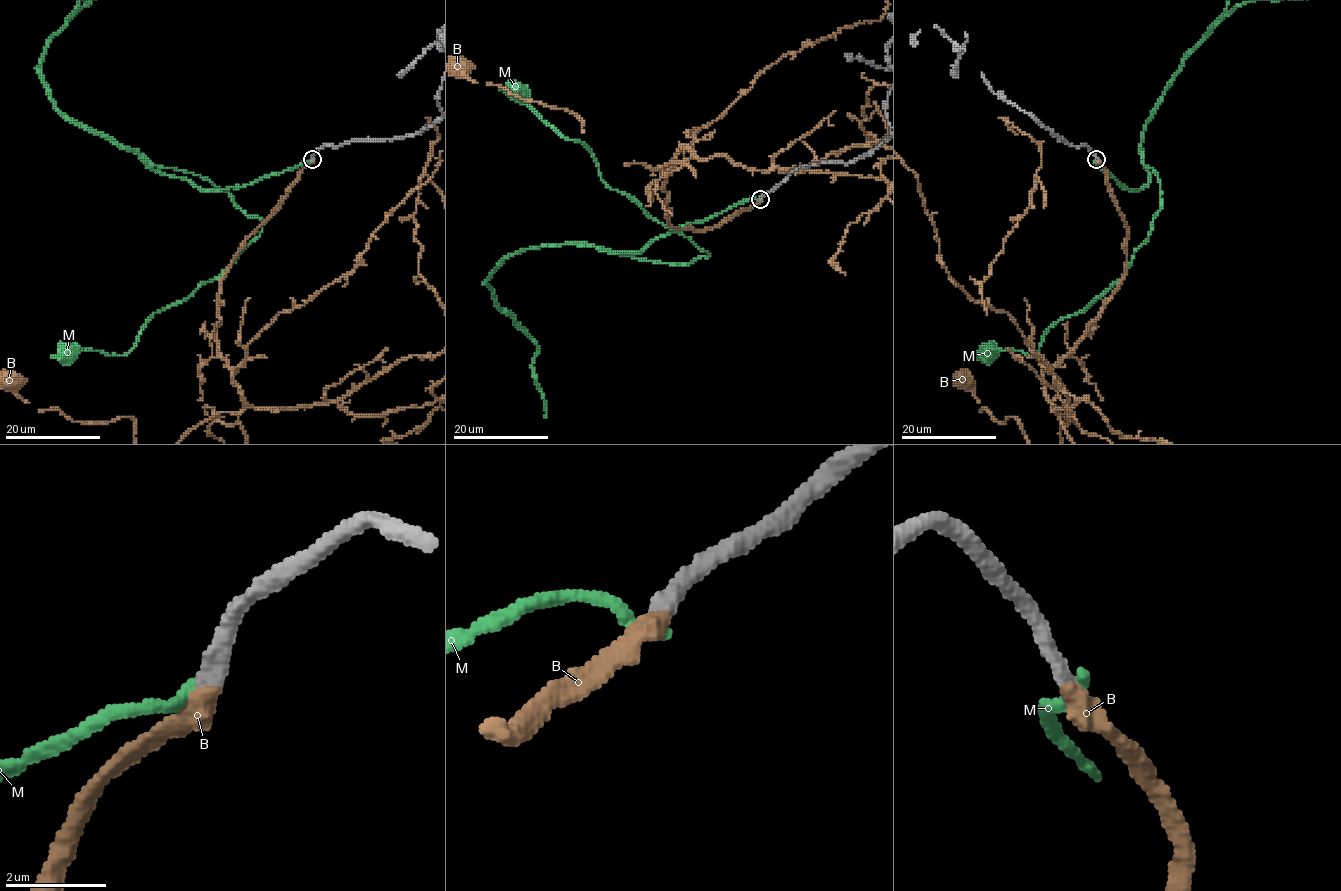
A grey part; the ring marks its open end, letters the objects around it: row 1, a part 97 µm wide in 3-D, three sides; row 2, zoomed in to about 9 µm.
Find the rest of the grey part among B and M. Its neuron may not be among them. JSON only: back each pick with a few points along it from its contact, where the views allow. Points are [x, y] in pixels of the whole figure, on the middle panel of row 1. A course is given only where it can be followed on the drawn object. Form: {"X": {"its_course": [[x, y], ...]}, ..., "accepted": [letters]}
{"B": {"its_course": [[760, 199], [676, 229], [665, 173], [690, 150], [625, 164], [568, 111], [457, 67]]}, "accepted": ["B"]}

